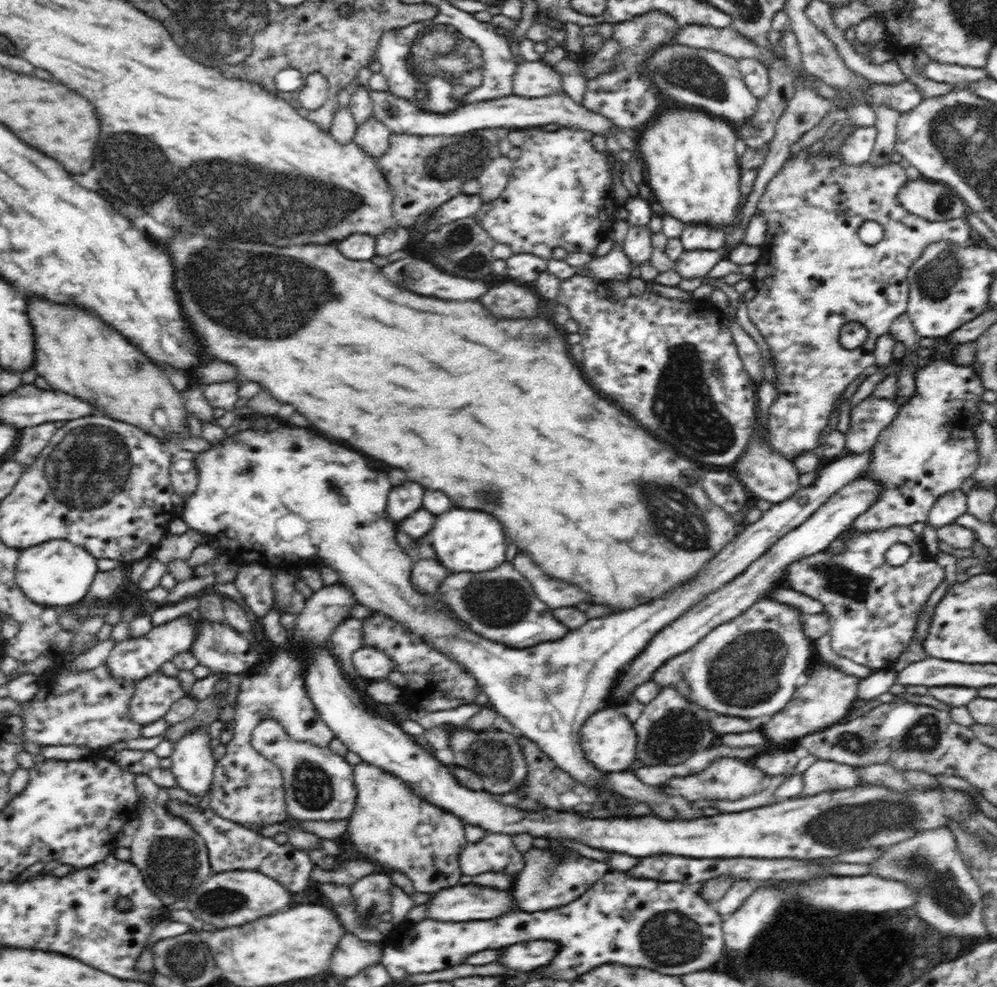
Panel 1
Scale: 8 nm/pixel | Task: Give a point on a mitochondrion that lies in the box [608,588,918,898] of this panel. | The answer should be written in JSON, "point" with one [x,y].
{"point":[748,671]}

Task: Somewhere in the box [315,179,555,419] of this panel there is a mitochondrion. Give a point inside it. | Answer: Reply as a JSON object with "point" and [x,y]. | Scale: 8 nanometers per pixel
{"point":[462,240]}

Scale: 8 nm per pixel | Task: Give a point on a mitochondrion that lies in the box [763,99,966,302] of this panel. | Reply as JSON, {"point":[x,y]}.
{"point":[945,205]}

